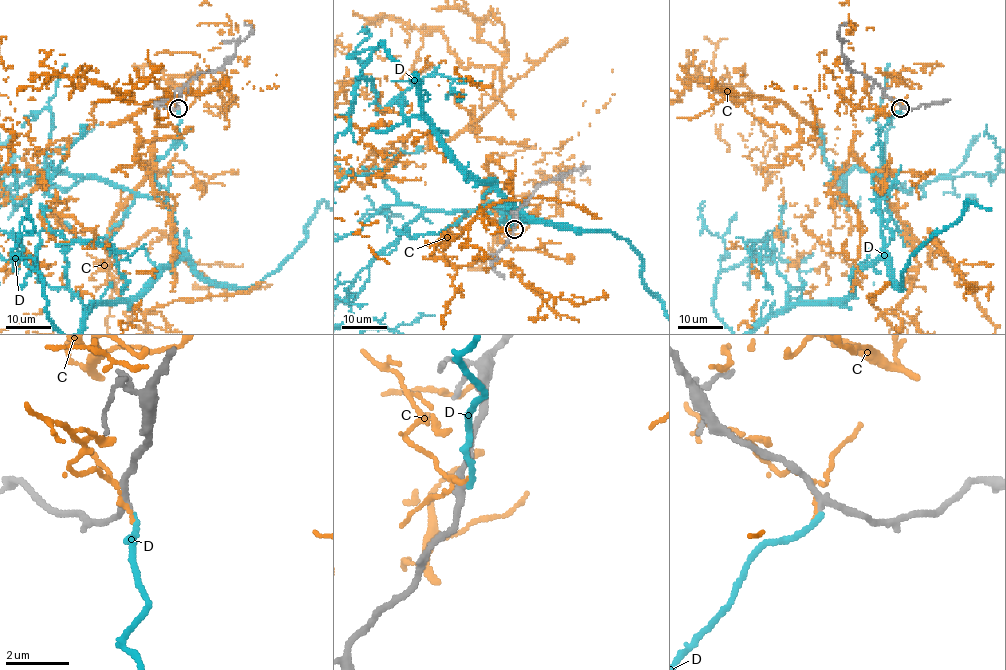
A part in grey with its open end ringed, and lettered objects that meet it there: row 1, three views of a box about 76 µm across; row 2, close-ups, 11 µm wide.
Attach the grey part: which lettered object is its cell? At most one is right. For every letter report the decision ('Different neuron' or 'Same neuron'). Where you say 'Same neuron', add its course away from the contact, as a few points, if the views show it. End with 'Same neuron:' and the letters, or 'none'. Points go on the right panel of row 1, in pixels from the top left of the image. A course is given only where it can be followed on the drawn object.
C: Different neuron
D: Same neuron
Same neuron: D

